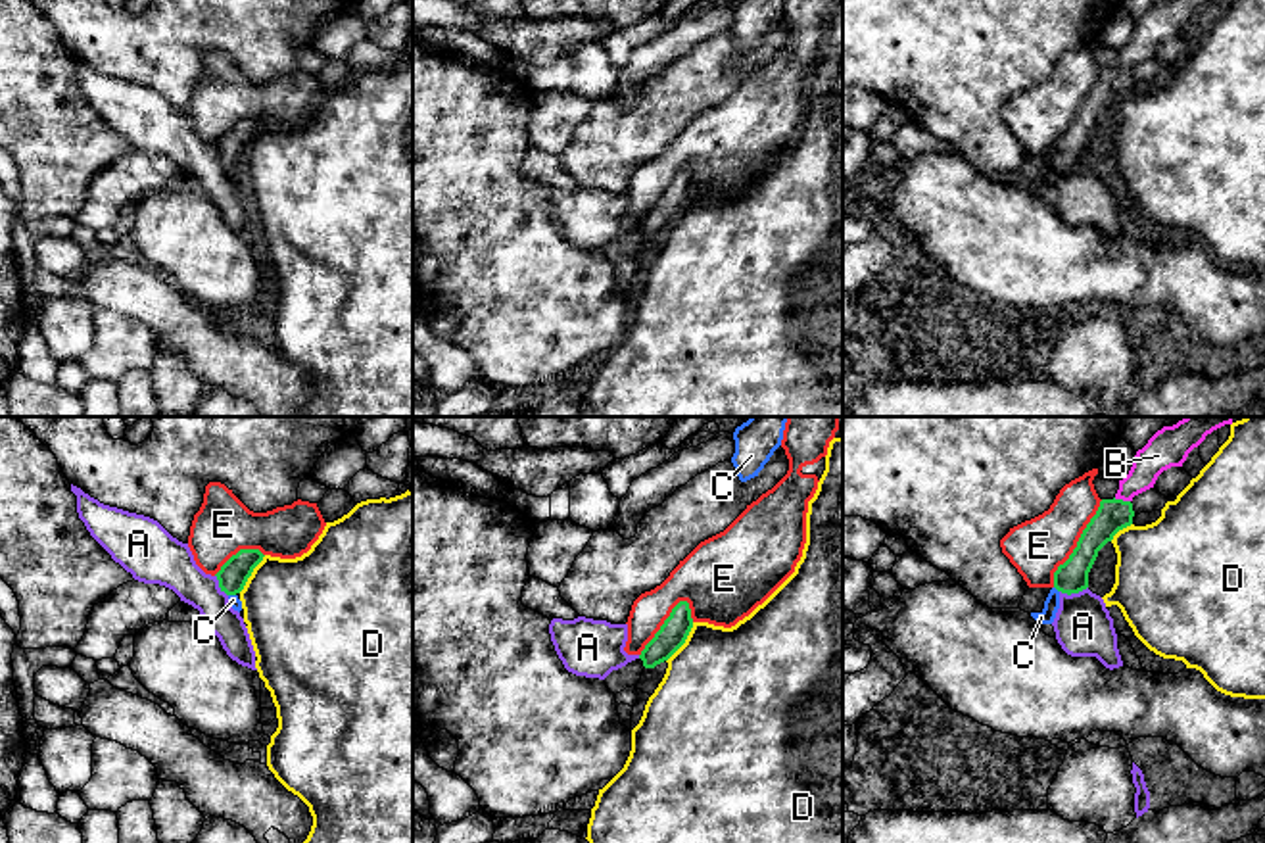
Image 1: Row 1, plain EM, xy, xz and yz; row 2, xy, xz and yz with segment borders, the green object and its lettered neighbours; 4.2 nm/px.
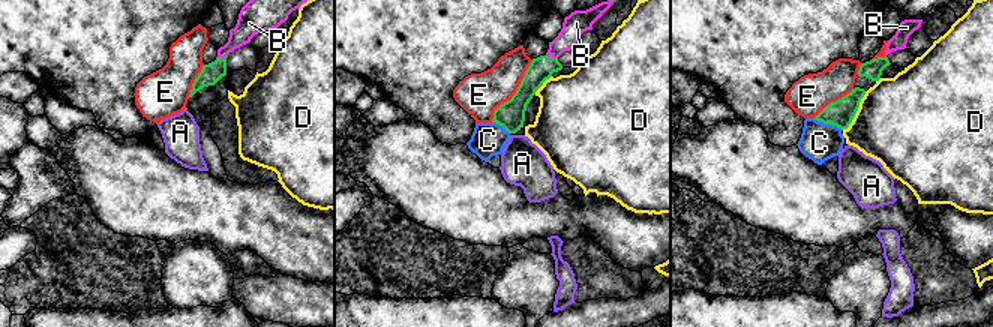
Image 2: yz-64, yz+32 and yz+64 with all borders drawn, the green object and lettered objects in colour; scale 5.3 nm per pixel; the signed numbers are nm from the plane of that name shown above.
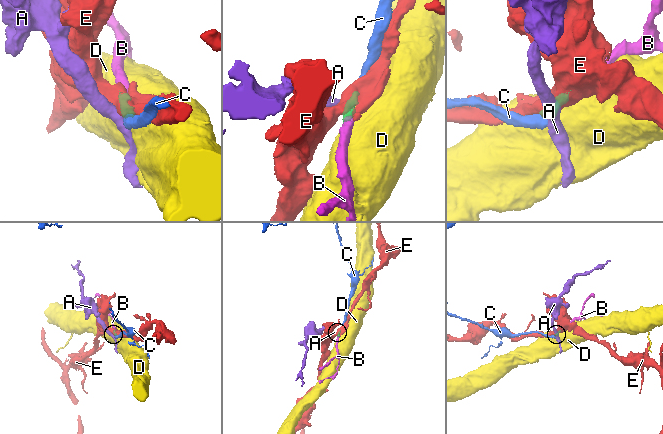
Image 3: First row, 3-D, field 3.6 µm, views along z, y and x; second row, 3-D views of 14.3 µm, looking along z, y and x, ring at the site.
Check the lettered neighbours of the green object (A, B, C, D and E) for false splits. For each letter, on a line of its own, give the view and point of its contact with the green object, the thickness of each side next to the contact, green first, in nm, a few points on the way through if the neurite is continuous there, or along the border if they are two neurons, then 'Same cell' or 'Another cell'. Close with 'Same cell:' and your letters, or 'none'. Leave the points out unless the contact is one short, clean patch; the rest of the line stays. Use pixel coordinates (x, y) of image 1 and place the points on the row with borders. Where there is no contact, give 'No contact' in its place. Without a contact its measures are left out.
A: Touches green at yz (1074, 592). Thickness 140 nm (green) against 240 nm. Boundary: yz (1087, 586), (1070, 594), (1060, 592). Another cell
B: Touches green at yz (1121, 500). Thickness 140 nm (green) against 140 nm. Path across: yz (1112, 515), (1121, 500), (1160, 454). Same cell
C: Touches green at yz (1056, 588). Thickness 140 nm (green) against 60 nm. Path across: yz (1072, 577), (1056, 588), (1052, 602). Same cell
D: Touches green at xz (684, 642). Thickness 120 nm (green) against 500 nm. Another cell
E: Touches green at yz (1077, 544). Thickness 140 nm (green) against 240 nm. Another cell
Same cell: B, C

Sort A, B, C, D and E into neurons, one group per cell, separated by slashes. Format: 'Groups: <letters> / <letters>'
Groups: A / B C / D / E

